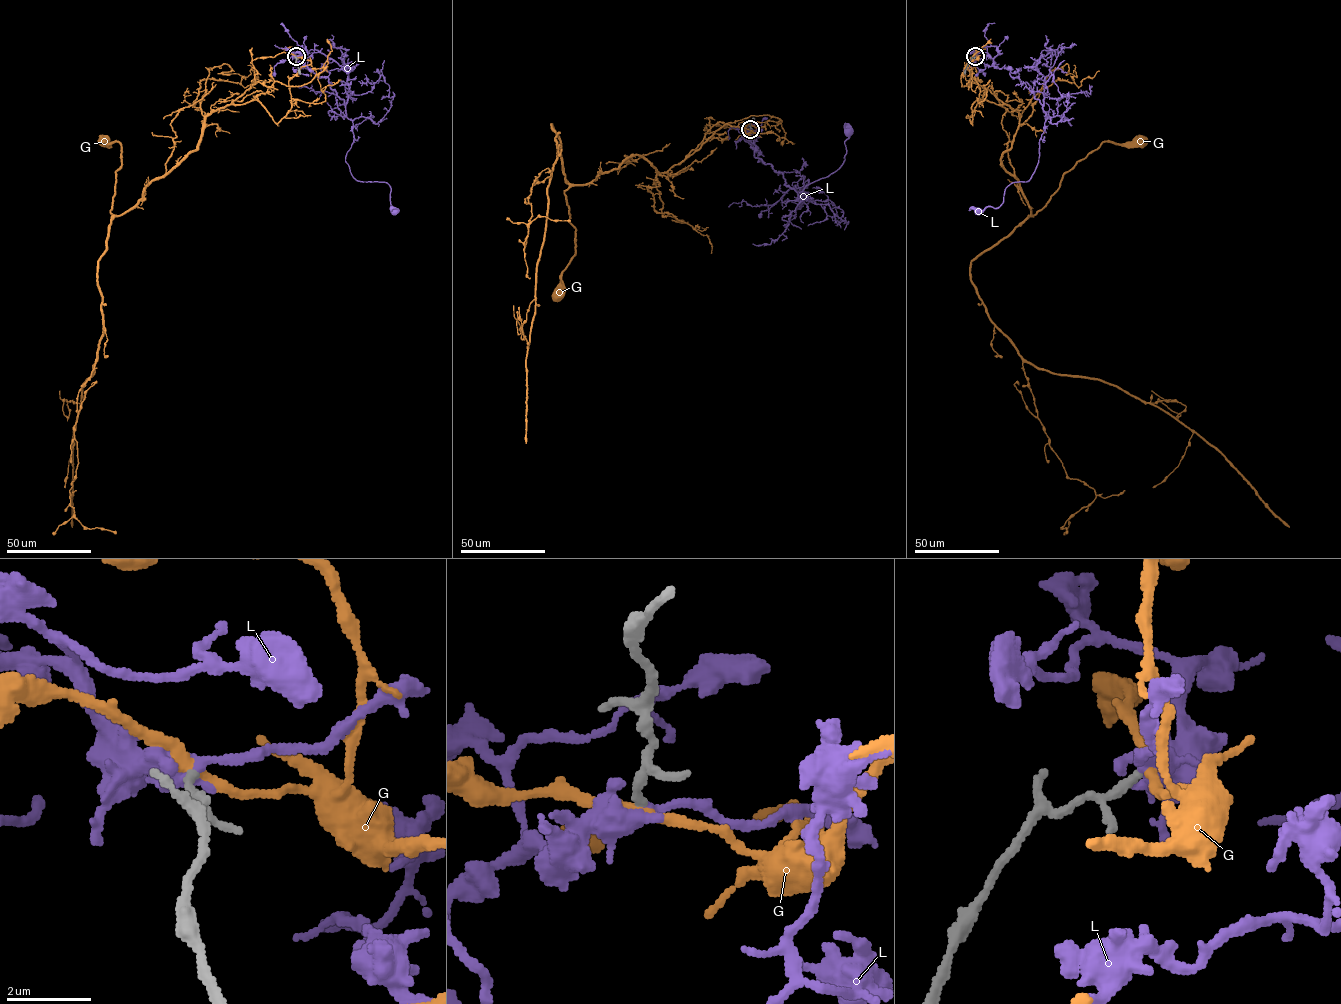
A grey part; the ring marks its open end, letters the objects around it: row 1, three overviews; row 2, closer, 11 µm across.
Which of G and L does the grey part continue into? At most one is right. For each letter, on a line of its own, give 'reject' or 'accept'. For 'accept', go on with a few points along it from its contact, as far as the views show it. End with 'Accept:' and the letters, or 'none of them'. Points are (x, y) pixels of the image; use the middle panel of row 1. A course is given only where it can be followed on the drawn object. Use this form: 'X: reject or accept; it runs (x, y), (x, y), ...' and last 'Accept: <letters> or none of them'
G: reject
L: accept; it runs (750, 130), (741, 136), (755, 158), (781, 172), (800, 201), (807, 194), (799, 192), (845, 160), (848, 132)
Accept: L

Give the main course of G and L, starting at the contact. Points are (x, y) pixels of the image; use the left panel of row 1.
G: (296, 57), (253, 60), (254, 83), (211, 112), (198, 147), (117, 215), (121, 144), (105, 139)
L: (296, 57), (287, 51), (344, 100), (353, 134), (345, 161), (356, 180), (386, 182), (394, 210)

